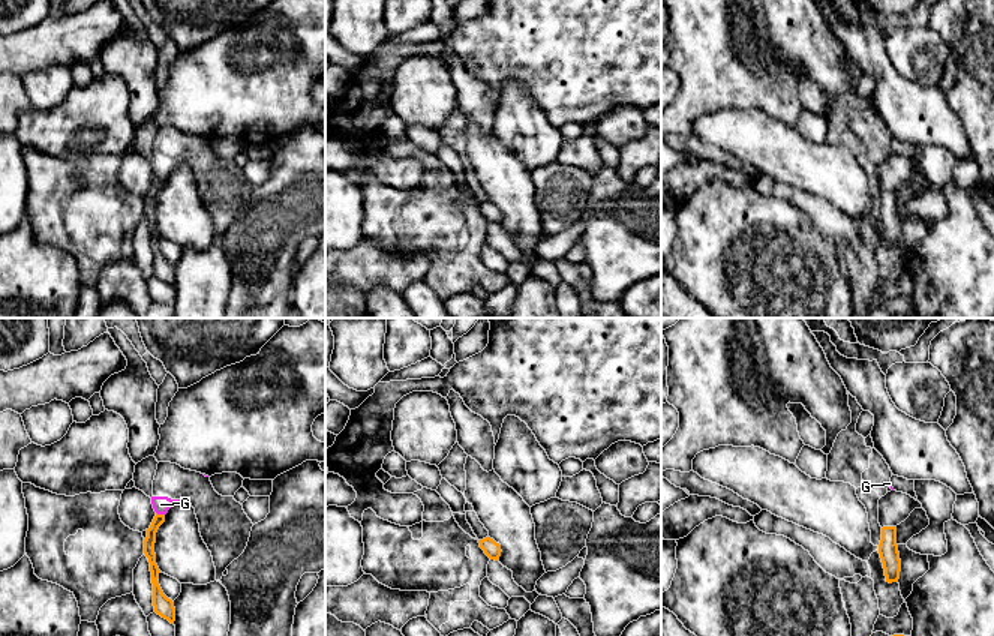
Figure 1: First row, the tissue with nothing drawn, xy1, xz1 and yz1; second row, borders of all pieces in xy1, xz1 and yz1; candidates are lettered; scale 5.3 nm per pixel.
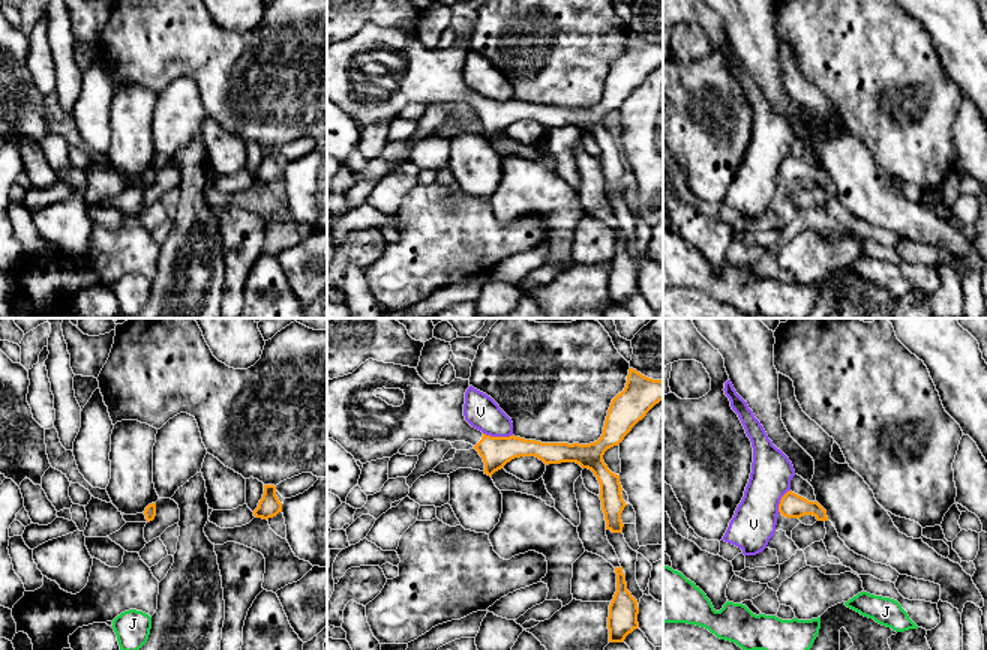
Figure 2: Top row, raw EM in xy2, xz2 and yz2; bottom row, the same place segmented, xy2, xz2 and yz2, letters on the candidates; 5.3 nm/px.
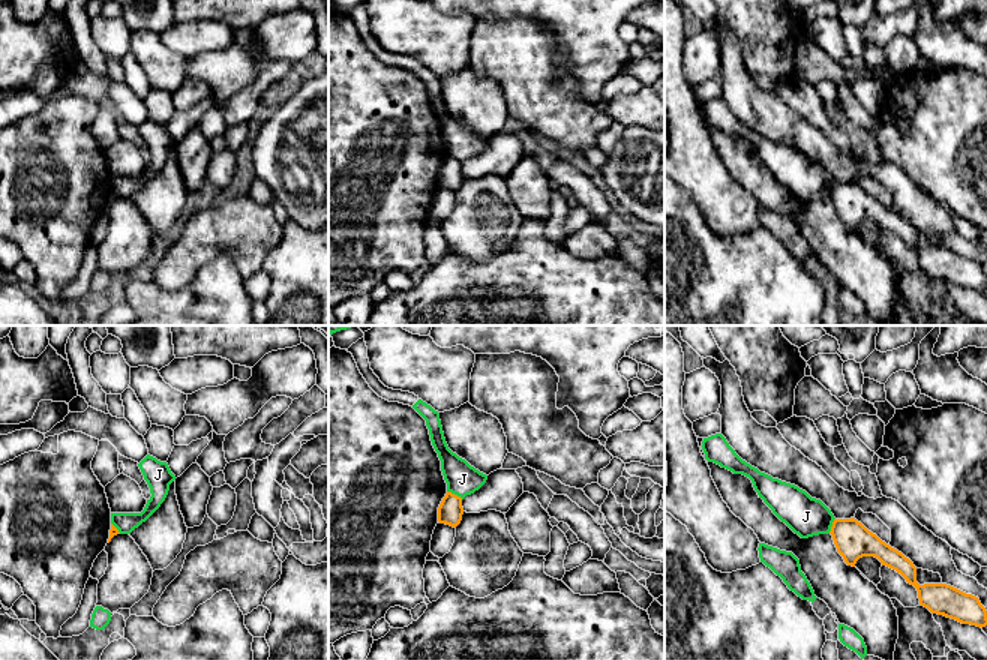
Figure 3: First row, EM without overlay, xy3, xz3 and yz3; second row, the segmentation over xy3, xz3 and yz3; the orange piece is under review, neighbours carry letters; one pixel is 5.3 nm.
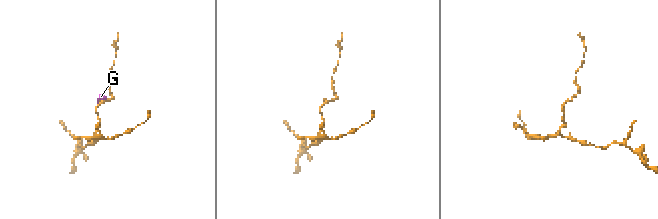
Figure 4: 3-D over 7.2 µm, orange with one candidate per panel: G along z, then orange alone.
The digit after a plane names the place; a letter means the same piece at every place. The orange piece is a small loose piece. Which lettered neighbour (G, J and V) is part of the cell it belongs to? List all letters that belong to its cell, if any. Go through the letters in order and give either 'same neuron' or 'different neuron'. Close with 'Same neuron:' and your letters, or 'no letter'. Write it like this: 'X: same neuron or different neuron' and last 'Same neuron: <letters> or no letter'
G: different neuron
J: different neuron
V: different neuron
Same neuron: no letter

